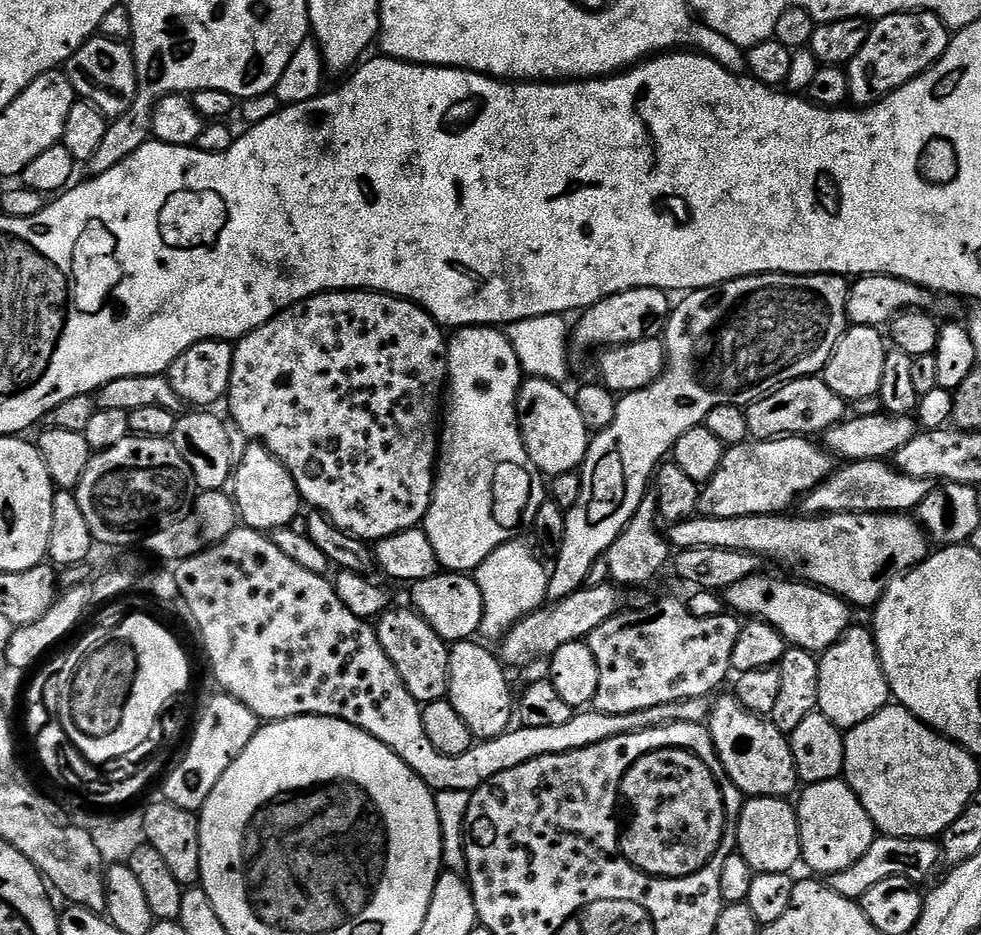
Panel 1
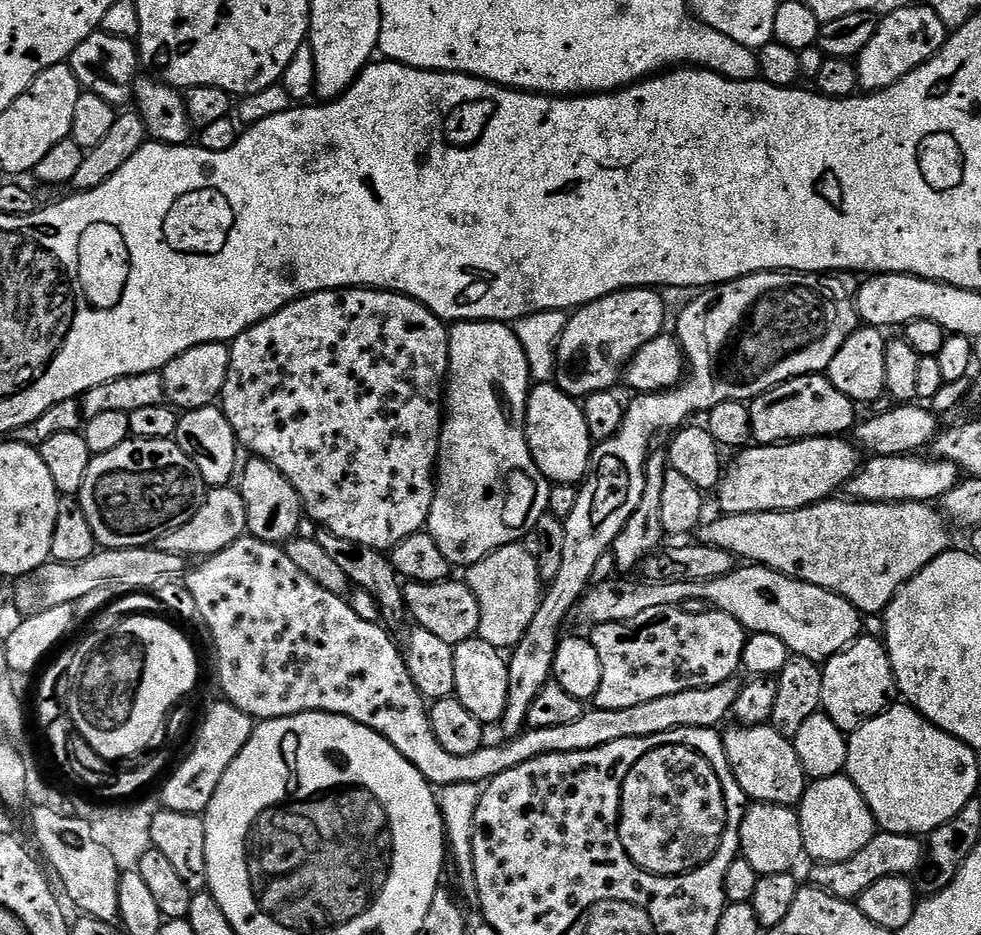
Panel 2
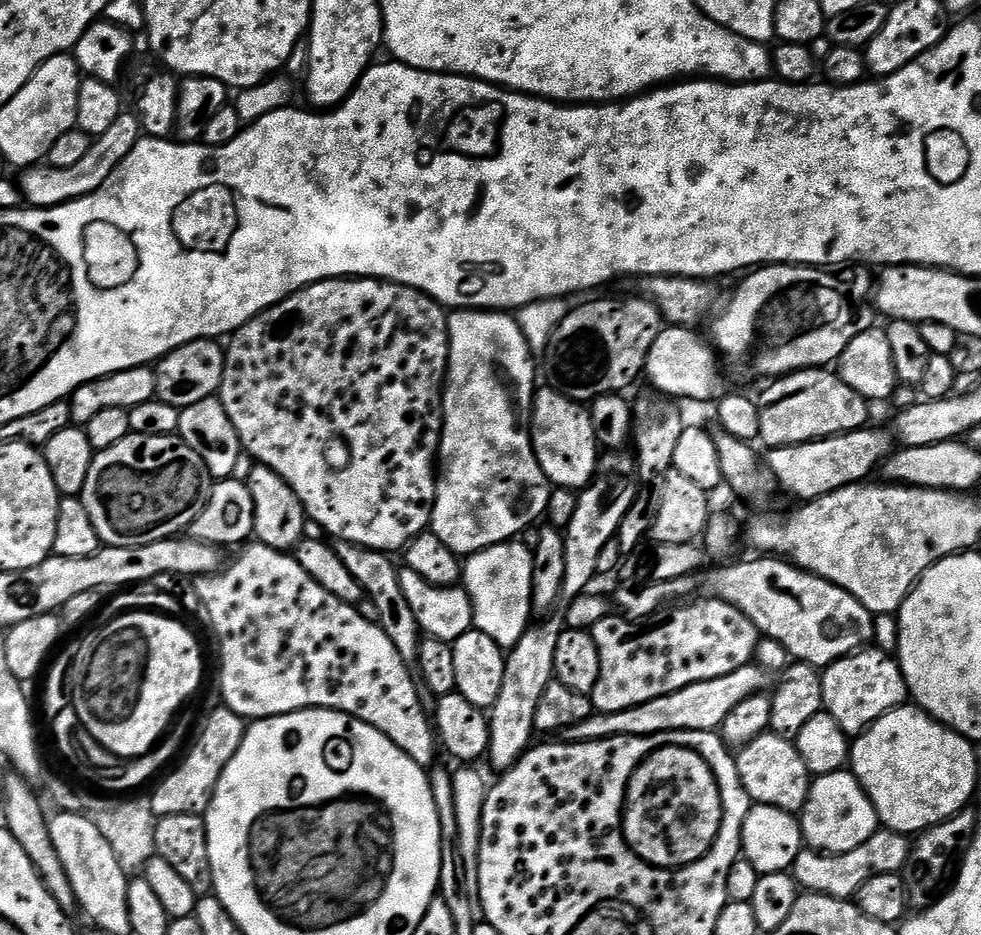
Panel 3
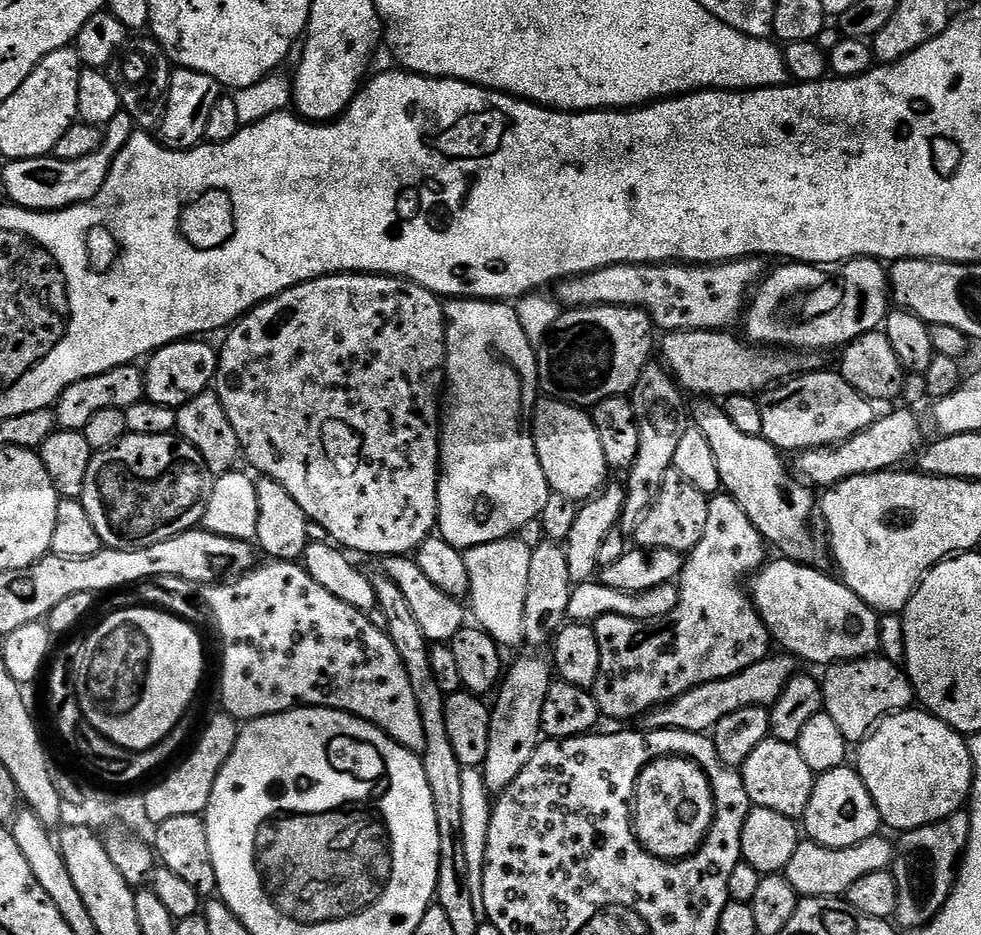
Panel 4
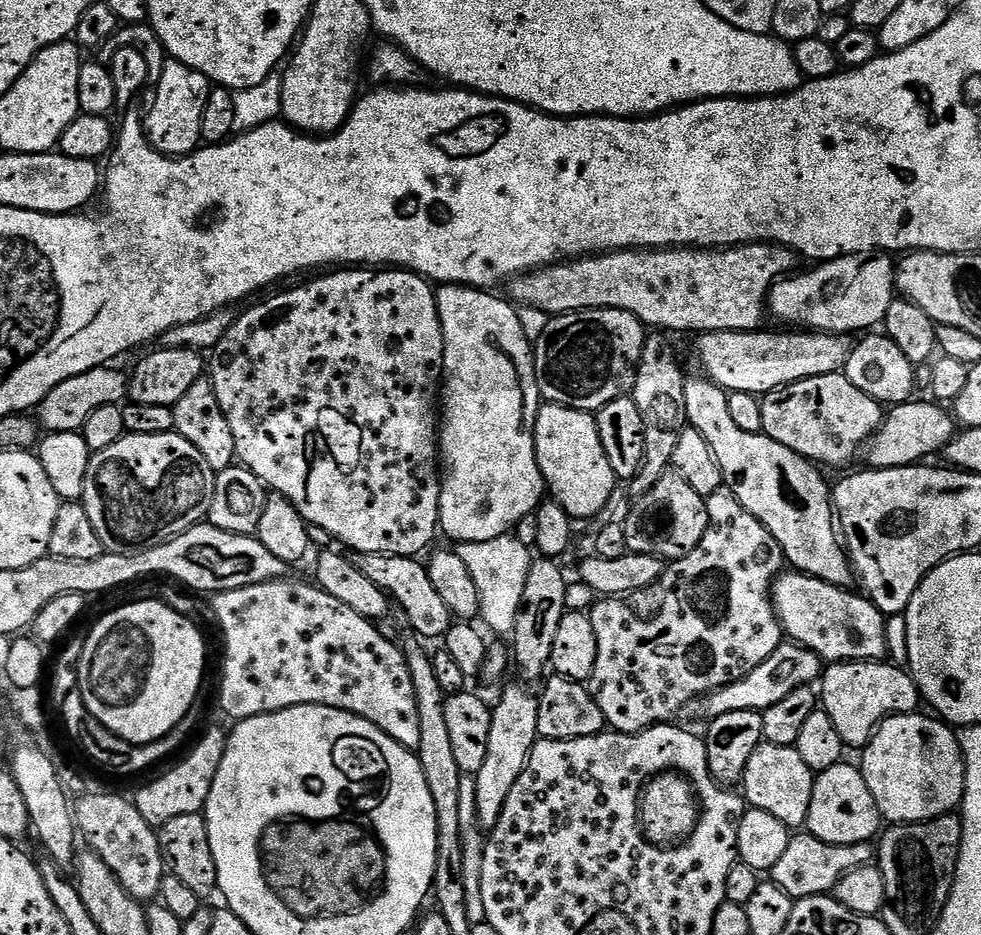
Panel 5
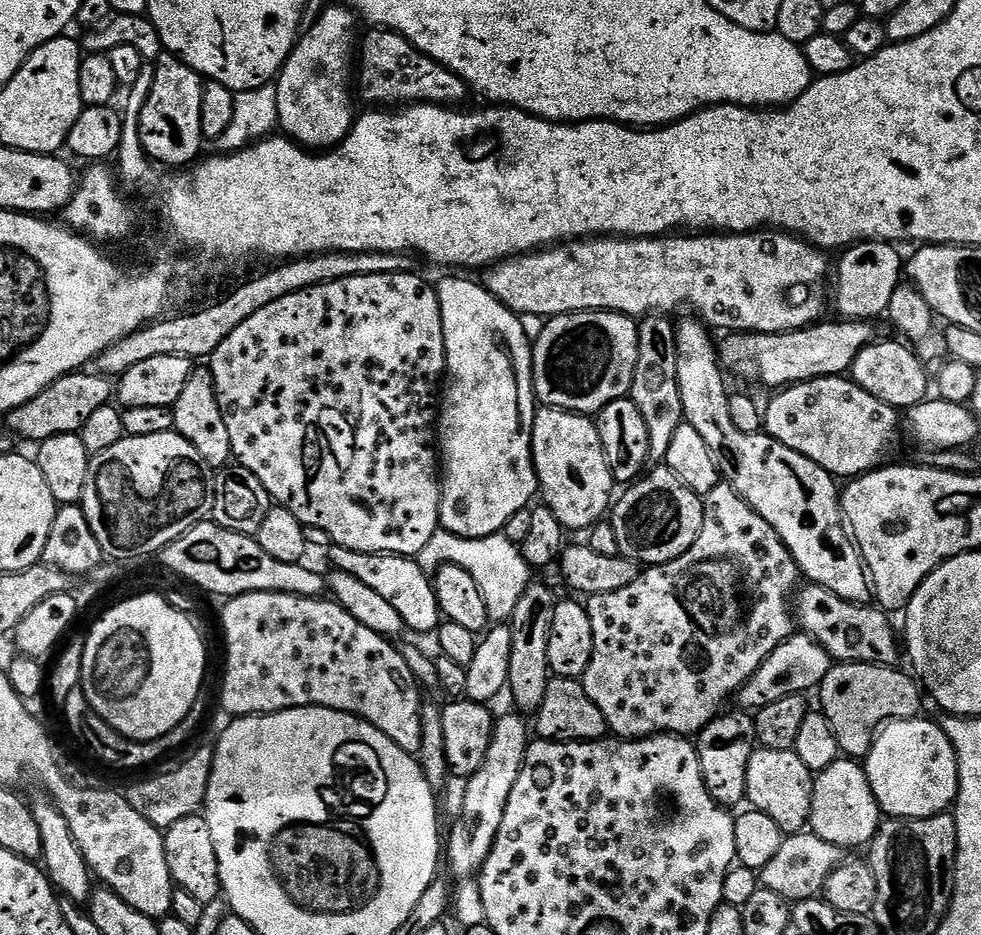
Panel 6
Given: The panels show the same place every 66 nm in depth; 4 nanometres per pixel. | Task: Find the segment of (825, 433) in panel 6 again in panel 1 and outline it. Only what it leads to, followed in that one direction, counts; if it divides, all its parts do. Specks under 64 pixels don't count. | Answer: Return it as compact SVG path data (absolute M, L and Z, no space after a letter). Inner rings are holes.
M804 376L747 405L748 435L754 440L778 440L782 436L815 437L845 419L846 401L824 379Z

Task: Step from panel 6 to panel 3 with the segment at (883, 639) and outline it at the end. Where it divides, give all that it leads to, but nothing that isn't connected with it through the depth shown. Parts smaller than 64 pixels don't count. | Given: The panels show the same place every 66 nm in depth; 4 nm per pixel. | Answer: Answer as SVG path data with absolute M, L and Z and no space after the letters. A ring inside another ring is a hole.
M783 558L756 559L760 560L744 560L741 564L728 564L725 568L711 568L710 566L705 570L666 582L644 582L641 588L620 586L624 588L617 590L614 604L617 609L621 608L619 611L627 619L640 622L645 618L655 617L659 613L656 611L663 604L670 603L671 600L682 600L680 602L687 601L689 598L725 600L727 604L734 606L742 614L746 614L746 618L750 618L750 622L754 622L761 637L768 639L769 636L774 643L781 644L792 655L793 661L801 664L813 664L815 668L821 670L840 659L841 656L850 656L853 652L861 651L871 641L868 639L872 636L874 616L873 613L866 610L866 606L862 606L862 602L858 602L858 598L854 598L846 590L834 586L830 581L815 576L813 572L804 572Z

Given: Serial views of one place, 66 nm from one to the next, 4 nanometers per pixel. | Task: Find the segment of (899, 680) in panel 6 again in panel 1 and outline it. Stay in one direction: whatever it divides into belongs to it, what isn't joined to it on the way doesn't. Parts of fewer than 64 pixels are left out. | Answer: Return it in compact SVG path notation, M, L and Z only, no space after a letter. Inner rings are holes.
M849 627L843 638L819 657L818 710L841 730L856 728L874 718L874 714L890 703L888 679L880 661L873 629L856 627Z

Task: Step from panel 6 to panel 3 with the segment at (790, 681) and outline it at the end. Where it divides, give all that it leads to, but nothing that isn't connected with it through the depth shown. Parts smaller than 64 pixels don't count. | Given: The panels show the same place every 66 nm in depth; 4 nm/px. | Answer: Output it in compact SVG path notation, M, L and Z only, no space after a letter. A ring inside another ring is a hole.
M753 662L734 670L734 674L710 678L706 682L674 690L674 694L662 694L662 698L650 698L650 702L642 702L642 706L630 706L617 712L593 711L592 716L578 722L578 726L564 729L563 739L569 744L581 744L615 736L653 736L663 732L716 732L726 714L730 714L730 710L734 710L738 702L746 702L746 698L759 696L767 689L764 687L768 684L768 676L758 664Z

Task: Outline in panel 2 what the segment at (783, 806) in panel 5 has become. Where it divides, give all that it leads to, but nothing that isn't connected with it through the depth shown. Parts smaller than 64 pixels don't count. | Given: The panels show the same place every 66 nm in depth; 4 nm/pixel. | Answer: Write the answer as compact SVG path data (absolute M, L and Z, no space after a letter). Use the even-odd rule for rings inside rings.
M754 724L751 726L732 726L727 733L723 733L724 753L728 759L728 764L732 768L734 778L738 786L748 796L749 801L762 804L783 804L785 806L799 805L800 799L804 797L806 787L806 777L802 766L798 762L796 745L791 739L782 734L778 734L768 724Z

